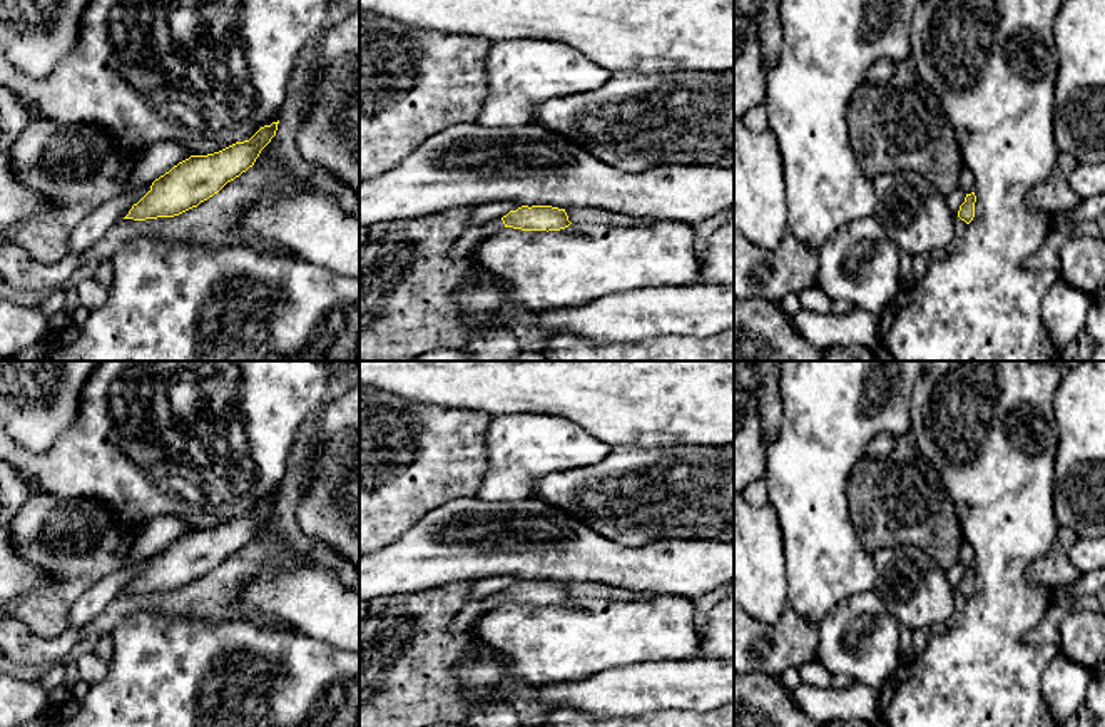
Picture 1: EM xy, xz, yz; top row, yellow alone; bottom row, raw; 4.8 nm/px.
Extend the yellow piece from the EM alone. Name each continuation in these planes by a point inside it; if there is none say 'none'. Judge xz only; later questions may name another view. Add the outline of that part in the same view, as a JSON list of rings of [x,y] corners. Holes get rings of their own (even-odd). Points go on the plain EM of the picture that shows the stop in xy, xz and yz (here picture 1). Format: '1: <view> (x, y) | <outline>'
1: xz (478, 674) | [[[502,592],[485,598],[478,620],[503,602]],[[478,620],[470,627],[468,635],[480,650],[476,653],[470,650],[455,669],[456,679],[471,700],[471,709],[461,724],[466,727],[522,727],[513,704],[498,695],[502,653],[478,637]]]

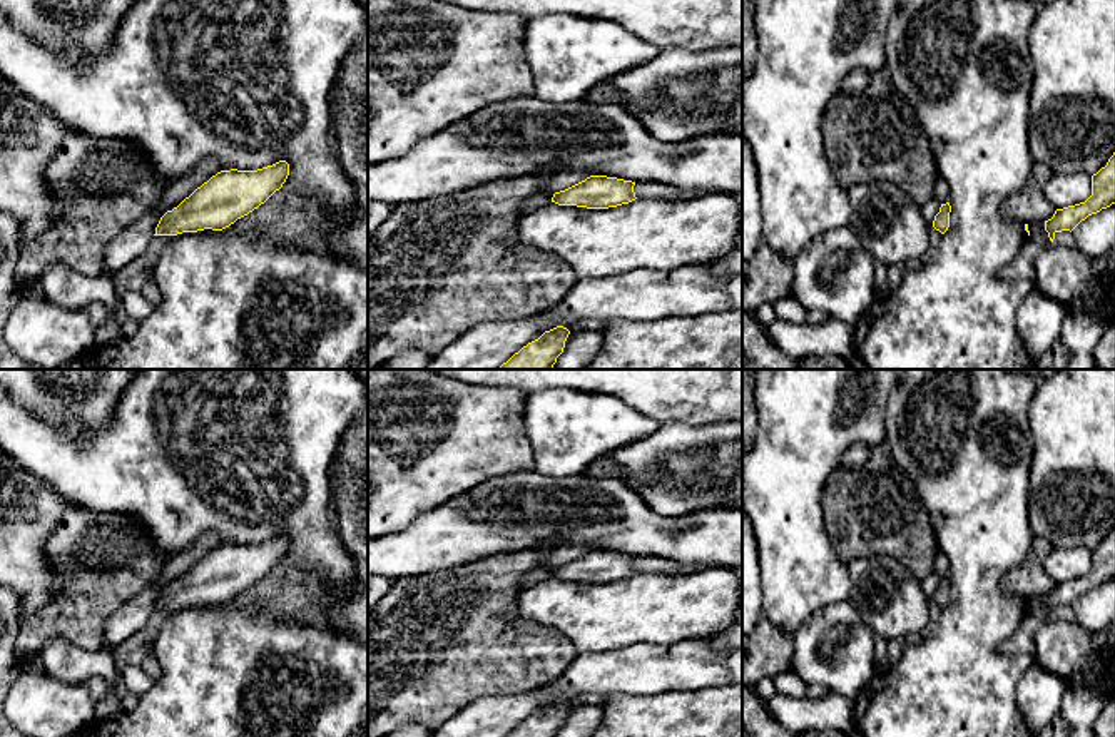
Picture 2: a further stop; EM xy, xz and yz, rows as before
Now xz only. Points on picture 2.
none

